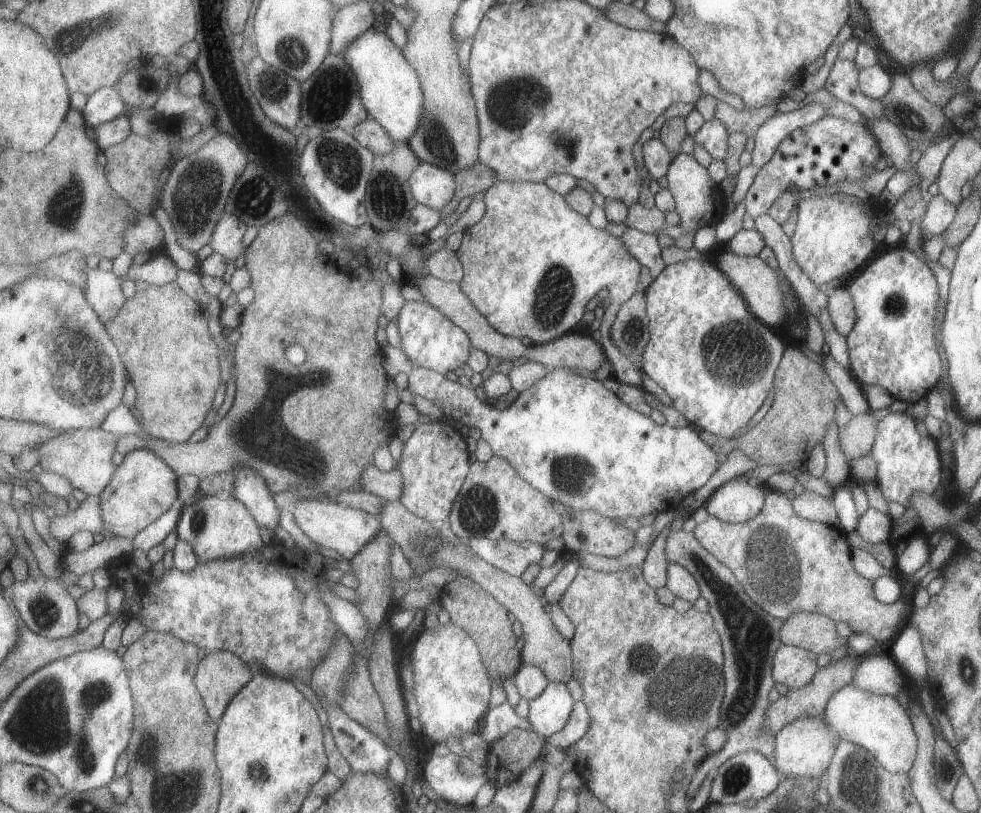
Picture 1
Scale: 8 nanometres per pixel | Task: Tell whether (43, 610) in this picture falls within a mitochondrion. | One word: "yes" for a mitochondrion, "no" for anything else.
yes

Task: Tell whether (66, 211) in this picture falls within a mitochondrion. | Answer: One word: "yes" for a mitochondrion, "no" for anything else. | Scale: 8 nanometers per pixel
yes

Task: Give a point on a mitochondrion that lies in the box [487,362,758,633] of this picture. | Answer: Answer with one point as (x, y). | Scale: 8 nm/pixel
(573, 473)

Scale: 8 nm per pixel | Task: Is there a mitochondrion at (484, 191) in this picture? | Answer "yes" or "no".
no

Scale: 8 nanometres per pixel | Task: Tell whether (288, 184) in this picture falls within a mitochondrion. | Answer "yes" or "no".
yes

